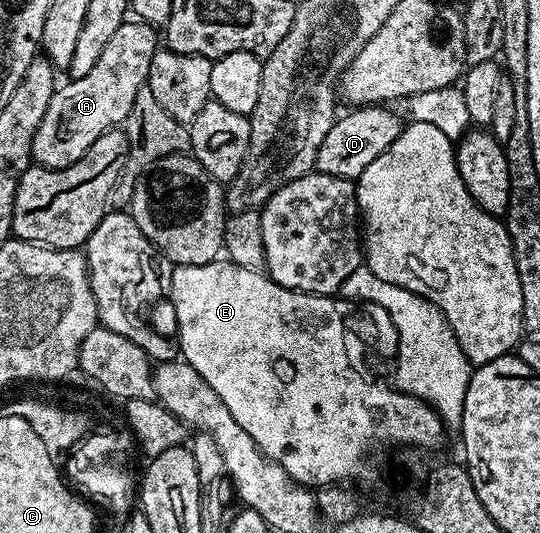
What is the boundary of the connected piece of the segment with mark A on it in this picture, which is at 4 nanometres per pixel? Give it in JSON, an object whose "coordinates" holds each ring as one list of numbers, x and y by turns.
{"coordinates":[[127,21,116,29,116,33,104,45,104,53,100,53,100,61,85,77,70,79,66,84,59,86,54,92,52,101,48,103,48,113,44,113,44,121,40,121,40,129,36,129,36,137,30,146,30,155,33,162,40,167,67,167,84,153,106,131,115,130,119,125,125,124,128,109,132,109,132,101,136,101,136,93,147,86,150,77,150,66,154,52,159,50,160,35,150,24,141,21]]}

